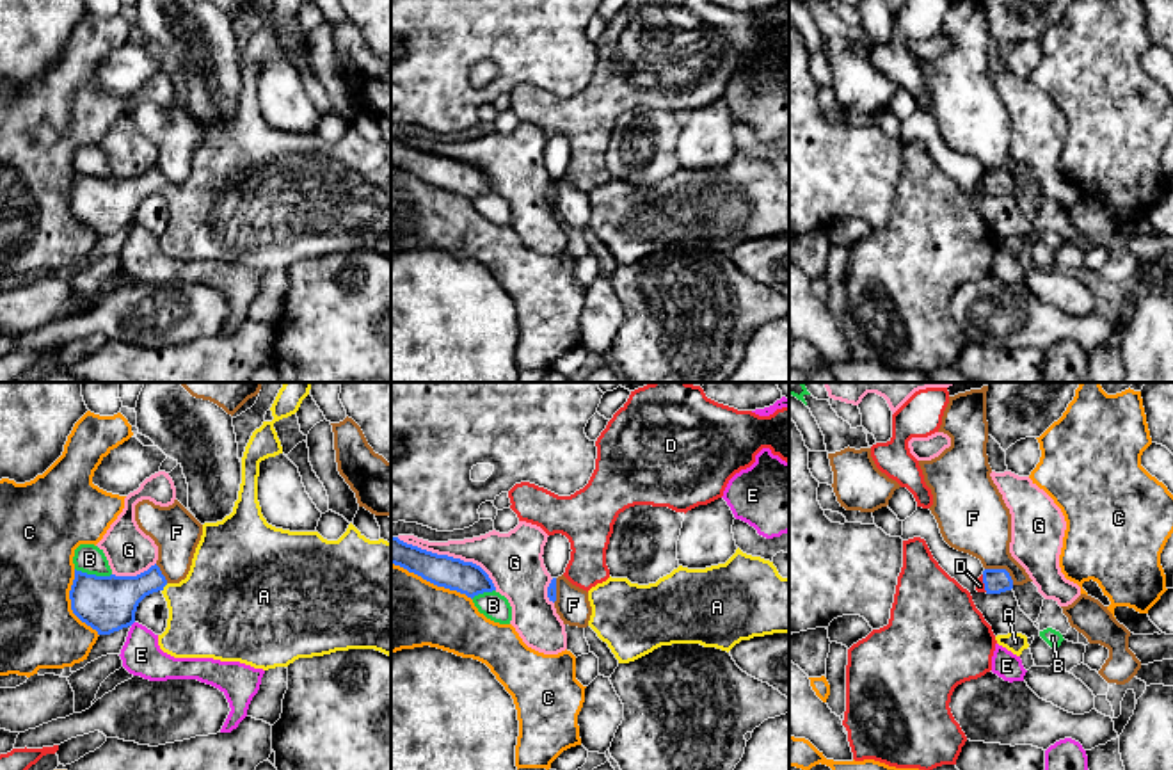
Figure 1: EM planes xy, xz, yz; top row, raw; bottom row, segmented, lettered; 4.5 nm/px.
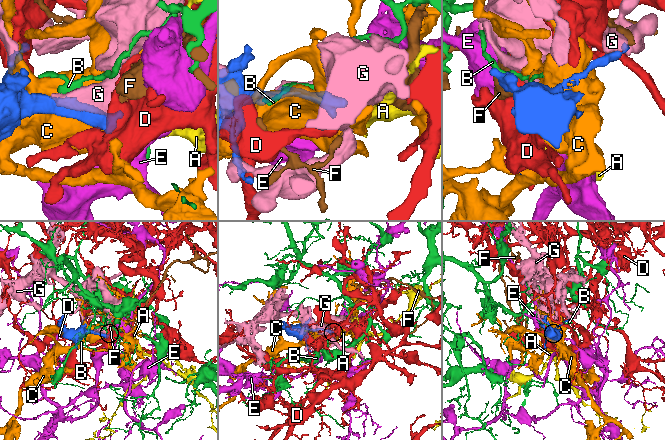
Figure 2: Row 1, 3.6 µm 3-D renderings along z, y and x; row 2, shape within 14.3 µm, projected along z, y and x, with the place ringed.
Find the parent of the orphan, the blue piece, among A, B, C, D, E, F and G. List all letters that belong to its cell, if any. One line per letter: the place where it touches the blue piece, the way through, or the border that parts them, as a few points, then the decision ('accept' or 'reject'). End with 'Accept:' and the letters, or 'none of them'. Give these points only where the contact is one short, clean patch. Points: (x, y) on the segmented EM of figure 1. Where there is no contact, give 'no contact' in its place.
A: xy (164, 585) | across xy (112, 601), (141, 585), (164, 585), (212, 612) | accept
B: xy (93, 575) | reject
C: xz (432, 582) | reject
D: yz (983, 582) | reject
E: xy (132, 623) | along xy (134, 621), (130, 625) | reject
F: yz (1003, 569) | along yz (985, 568), (1003, 568), (1013, 584) | reject
G: xz (450, 557) | reject
Accept: A

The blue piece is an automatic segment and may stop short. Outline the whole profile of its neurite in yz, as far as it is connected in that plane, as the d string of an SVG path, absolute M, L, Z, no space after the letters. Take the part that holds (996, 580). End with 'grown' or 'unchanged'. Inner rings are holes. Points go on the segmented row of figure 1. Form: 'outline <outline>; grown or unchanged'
outline M985 569L983 583L986 594L1001 594L1013 589L1013 580L1006 569Z; unchanged

